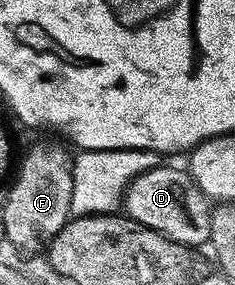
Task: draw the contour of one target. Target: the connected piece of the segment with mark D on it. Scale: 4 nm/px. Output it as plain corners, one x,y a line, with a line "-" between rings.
160,165
149,169
143,175
136,175
125,188
121,204
127,218
139,225
163,234
173,242
190,244
195,235
194,219
206,220
208,208
195,203
197,188
186,170
178,171
175,167

